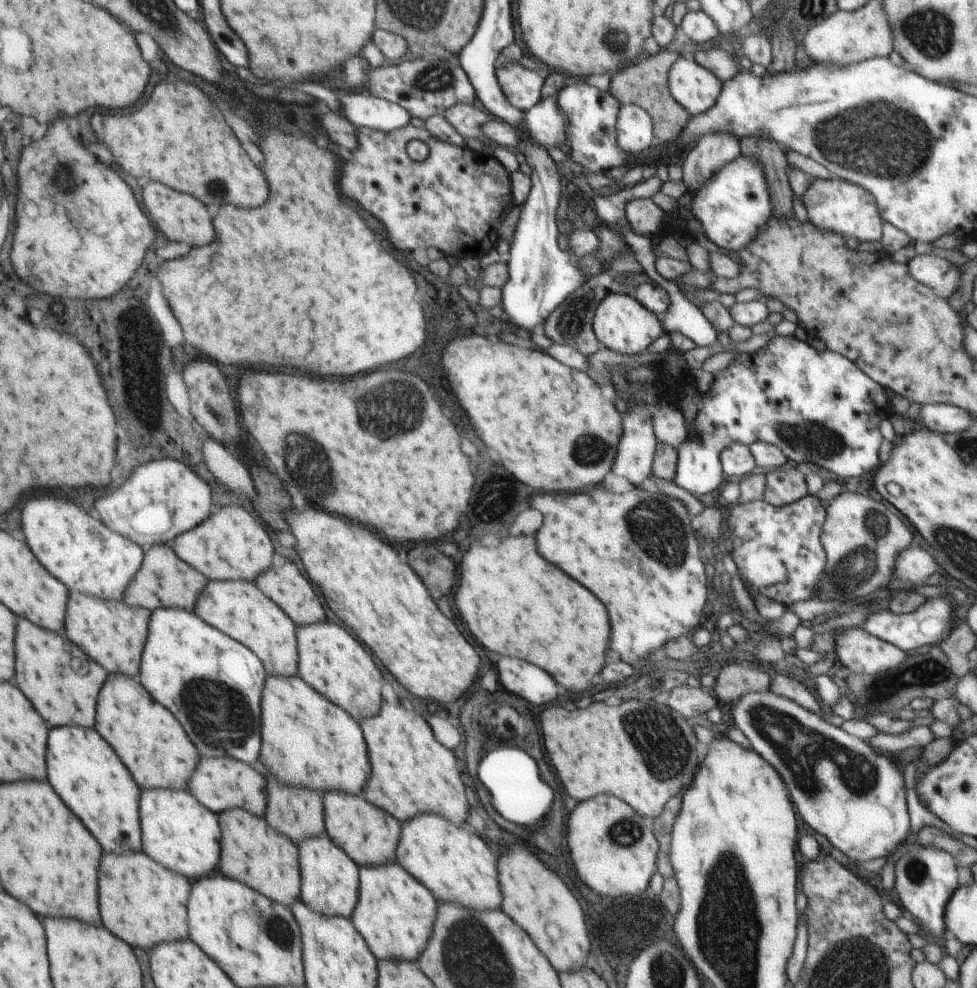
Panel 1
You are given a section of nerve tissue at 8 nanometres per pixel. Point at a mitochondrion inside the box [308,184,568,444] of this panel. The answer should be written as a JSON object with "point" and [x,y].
{"point":[547,274]}

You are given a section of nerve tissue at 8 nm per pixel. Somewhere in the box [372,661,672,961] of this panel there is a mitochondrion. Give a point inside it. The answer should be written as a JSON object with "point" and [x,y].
{"point":[624,833]}

